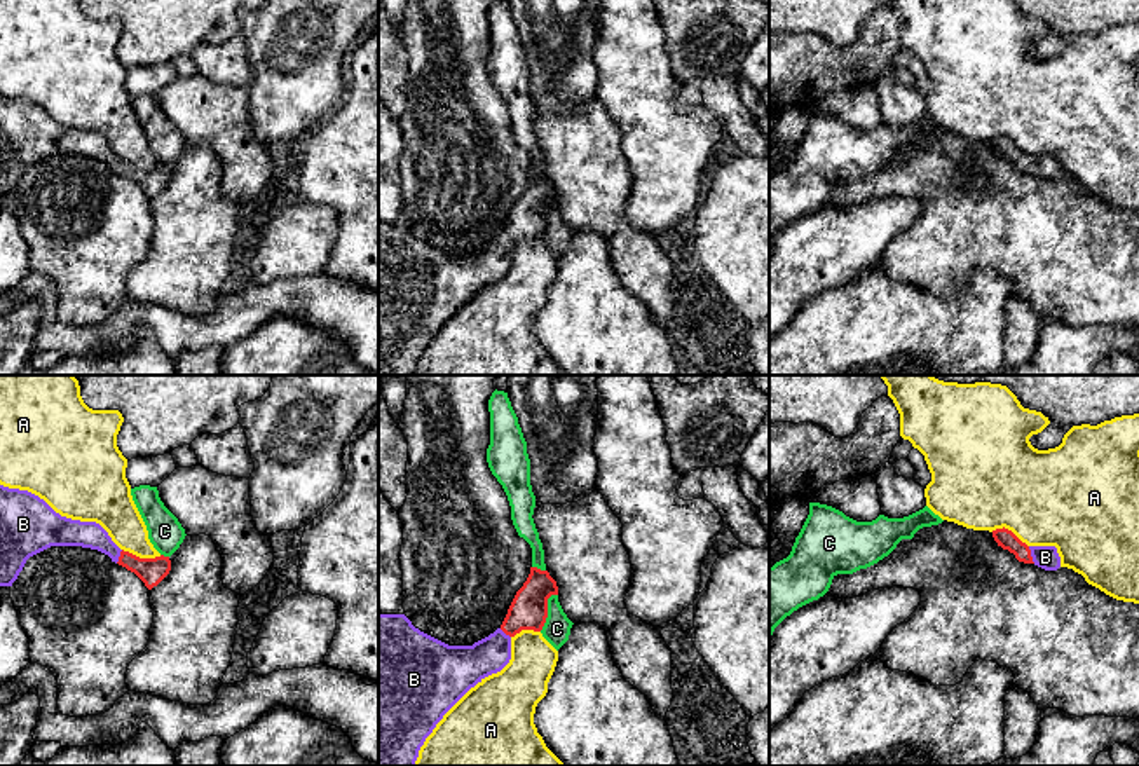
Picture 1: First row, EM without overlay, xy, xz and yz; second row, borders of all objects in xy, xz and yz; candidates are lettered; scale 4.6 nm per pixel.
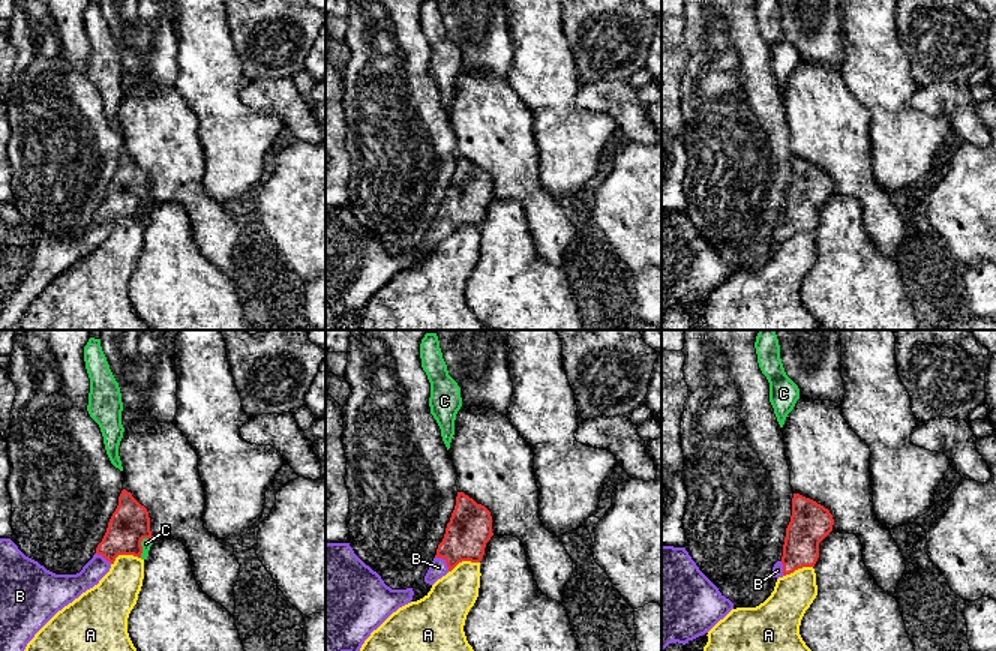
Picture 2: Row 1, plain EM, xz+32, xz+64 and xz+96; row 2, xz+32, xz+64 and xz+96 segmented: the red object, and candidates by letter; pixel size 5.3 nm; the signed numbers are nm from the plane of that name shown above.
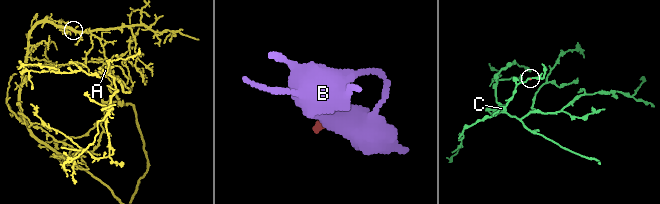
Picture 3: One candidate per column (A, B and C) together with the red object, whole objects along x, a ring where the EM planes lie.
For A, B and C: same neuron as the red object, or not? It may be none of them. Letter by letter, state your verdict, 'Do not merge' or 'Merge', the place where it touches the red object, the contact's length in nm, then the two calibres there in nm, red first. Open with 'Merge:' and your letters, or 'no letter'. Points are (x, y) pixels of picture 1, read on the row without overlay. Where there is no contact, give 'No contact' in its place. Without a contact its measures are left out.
Merge: B
A: Do not merge. Touches red at xy (142, 168). Shared border 190 nm. Thickness 120 nm (red) against 190 nm
B: Merge. Touches red at yz (1029, 164). Shared border 90 nm. Thickness 90 nm (red) against 110 nm
C: Do not merge. Touches red at xz (546, 220). Shared border 190 nm. Thickness 180 nm (red) against 130 nm

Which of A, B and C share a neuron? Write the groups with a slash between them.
A / B / C

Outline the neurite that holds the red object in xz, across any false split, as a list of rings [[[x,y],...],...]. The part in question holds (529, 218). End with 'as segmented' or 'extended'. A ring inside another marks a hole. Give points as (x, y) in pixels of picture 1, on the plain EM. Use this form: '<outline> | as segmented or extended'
[[[530,176],[516,201],[502,234],[473,255],[448,255],[412,234],[405,223],[379,222],[379,375],[415,375],[419,359],[443,325],[478,291],[501,281],[511,269],[511,248],[522,239],[541,241],[548,227],[548,208],[558,204],[556,190],[548,180]]] | extended

